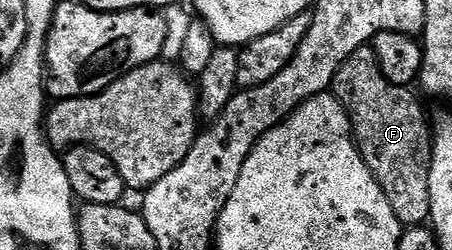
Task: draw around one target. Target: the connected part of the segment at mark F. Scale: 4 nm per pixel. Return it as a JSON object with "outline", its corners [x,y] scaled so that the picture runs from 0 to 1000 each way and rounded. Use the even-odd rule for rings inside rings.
{"outline":[[[827,184],[792,188],[779,220],[750,264],[737,336],[737,376],[757,408],[759,428],[777,464],[777,516],[785,572],[794,584],[799,628],[808,660],[825,692],[834,740],[861,788],[861,820],[869,820],[869,852],[878,852],[878,884],[892,892],[894,912],[934,908],[954,872],[954,808],[949,804],[949,676],[954,672],[954,576],[958,524],[945,508],[945,460],[927,416],[909,348],[869,340],[843,292],[834,260]]]}

